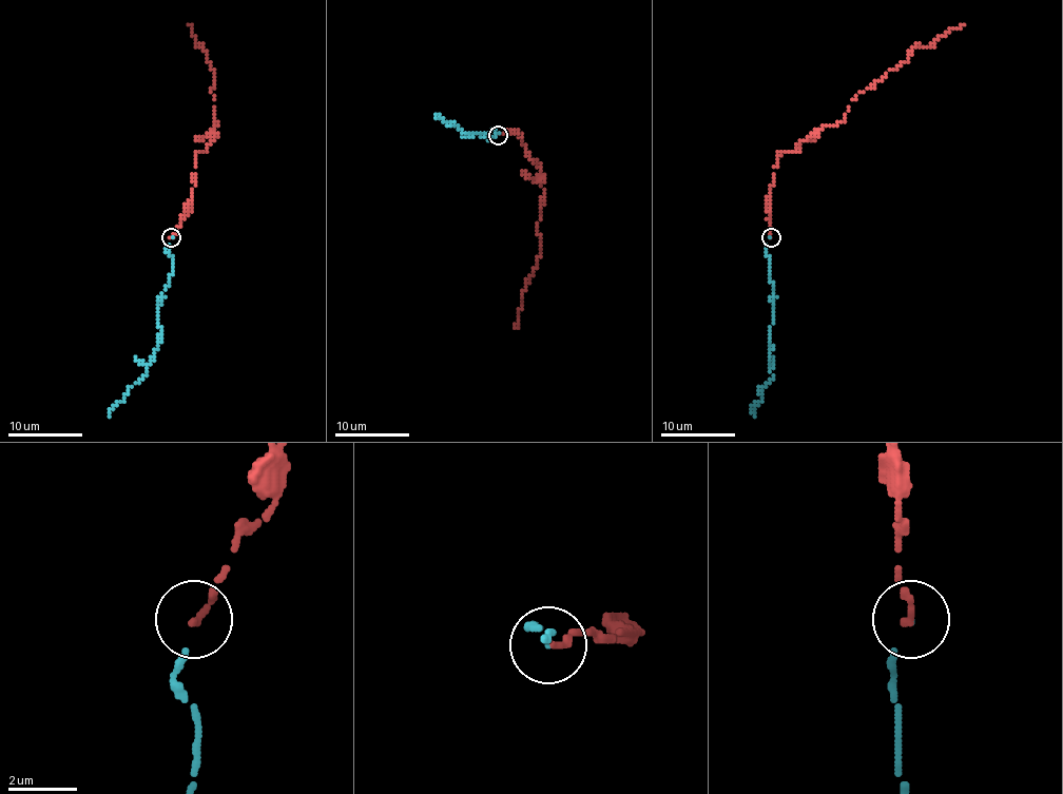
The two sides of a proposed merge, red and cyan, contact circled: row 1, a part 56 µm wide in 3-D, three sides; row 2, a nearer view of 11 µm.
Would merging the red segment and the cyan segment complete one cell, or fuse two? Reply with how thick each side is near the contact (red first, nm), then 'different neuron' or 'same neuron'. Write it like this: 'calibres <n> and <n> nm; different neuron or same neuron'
calibres 200 and 70 nm; same neuron

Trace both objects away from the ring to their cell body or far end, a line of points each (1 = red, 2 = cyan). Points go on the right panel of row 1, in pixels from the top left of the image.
1: (771, 238), (769, 188), (778, 156), (837, 124), (858, 93), (903, 62), (914, 45), (931, 45), (963, 25)
2: (771, 238), (767, 248), (774, 307), (769, 354), (772, 379), (761, 388), (764, 396), (752, 410), (754, 418)

